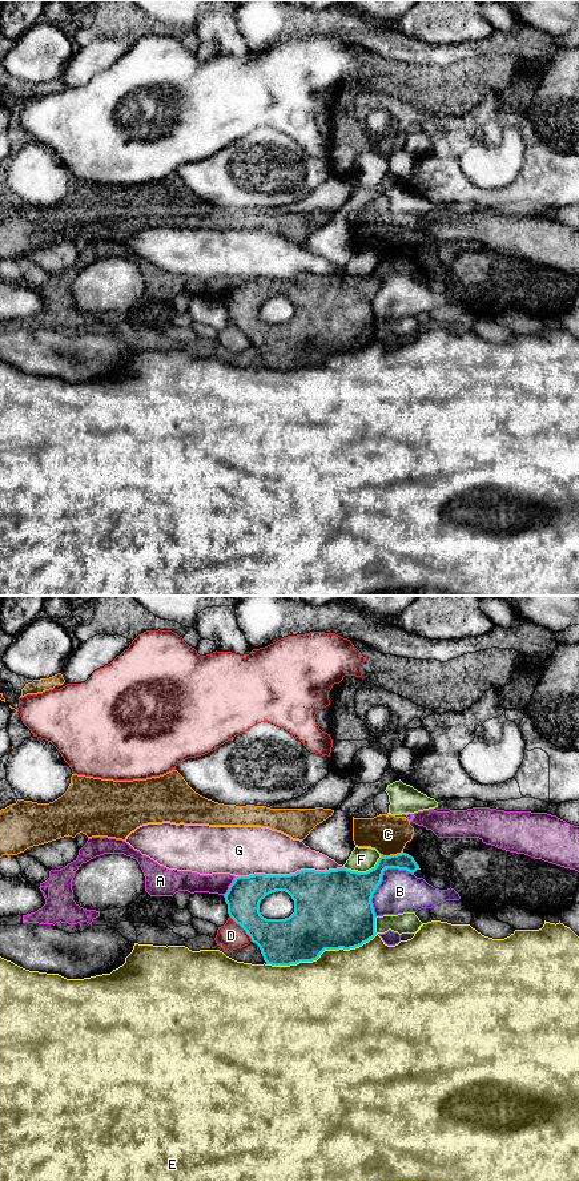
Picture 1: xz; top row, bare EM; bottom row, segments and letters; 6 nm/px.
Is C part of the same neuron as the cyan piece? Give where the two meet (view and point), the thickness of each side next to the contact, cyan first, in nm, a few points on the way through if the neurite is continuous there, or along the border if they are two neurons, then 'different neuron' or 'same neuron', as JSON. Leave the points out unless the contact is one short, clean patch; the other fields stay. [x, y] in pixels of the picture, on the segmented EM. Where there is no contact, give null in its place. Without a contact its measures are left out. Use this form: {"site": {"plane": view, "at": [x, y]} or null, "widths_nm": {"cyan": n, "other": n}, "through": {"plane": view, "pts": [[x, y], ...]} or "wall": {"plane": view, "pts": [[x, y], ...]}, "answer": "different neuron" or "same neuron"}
{"site": {"plane": "xz", "at": [391, 855]}, "widths_nm": {"cyan": 160, "other": 240}, "answer": "different neuron"}

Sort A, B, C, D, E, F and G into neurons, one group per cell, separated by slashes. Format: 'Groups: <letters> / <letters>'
Groups: A / B / C / D / E / F / G

